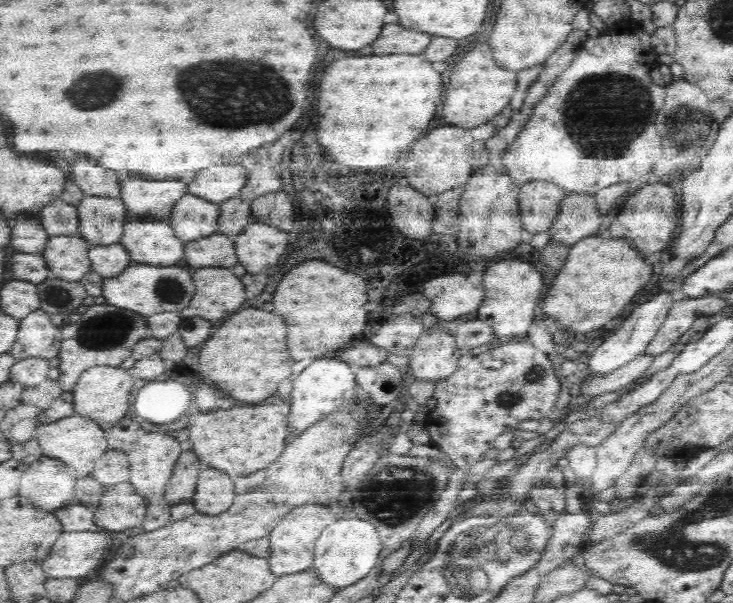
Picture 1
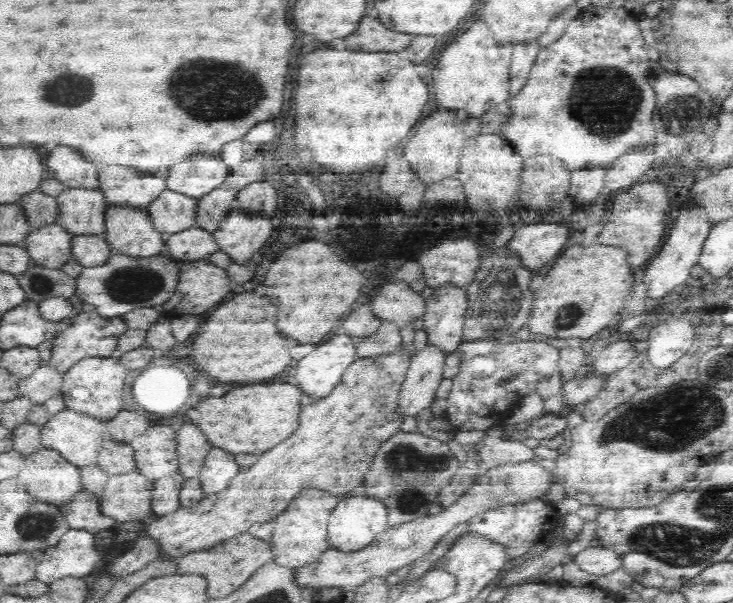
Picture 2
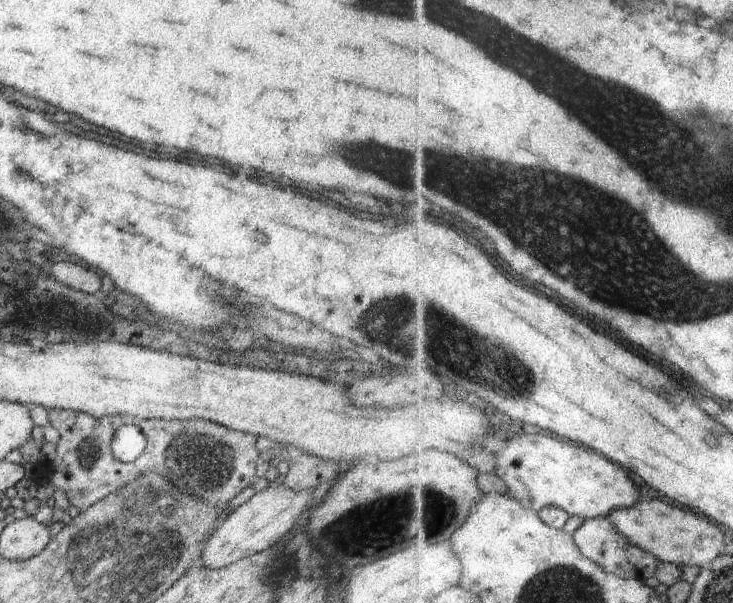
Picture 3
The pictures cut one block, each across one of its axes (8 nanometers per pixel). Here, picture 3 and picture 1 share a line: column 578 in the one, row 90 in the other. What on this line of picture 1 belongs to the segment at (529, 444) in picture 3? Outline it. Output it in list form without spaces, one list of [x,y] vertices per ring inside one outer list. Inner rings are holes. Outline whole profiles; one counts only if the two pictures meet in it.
[[[478,42],[470,52],[466,52],[454,70],[450,72],[450,82],[446,86],[446,96],[442,102],[442,114],[448,124],[458,124],[462,128],[472,128],[489,122],[512,100],[517,88],[517,71],[500,67],[489,42]]]

